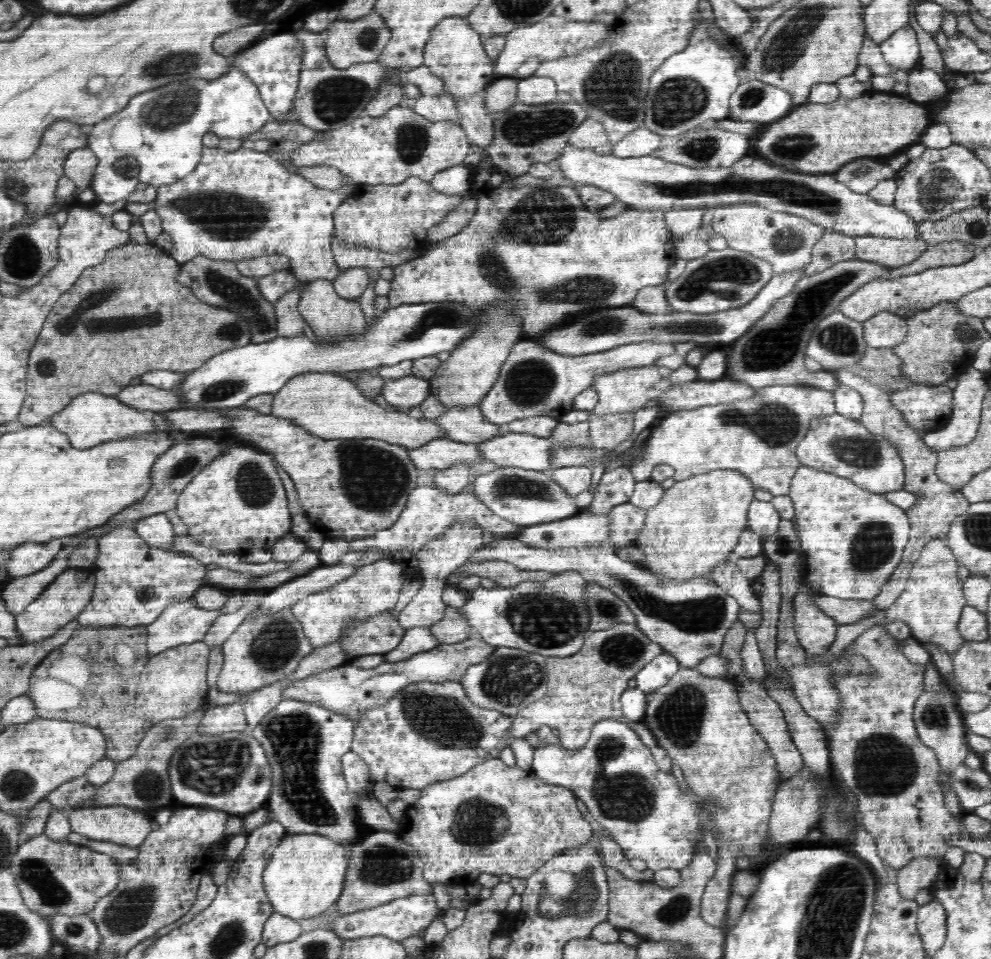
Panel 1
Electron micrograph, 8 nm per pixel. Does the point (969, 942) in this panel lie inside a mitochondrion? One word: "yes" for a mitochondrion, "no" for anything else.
no

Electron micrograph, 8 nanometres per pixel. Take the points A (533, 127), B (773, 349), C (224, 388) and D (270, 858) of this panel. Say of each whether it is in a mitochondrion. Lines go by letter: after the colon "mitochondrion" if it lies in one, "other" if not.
A: mitochondrion
B: mitochondrion
C: mitochondrion
D: other

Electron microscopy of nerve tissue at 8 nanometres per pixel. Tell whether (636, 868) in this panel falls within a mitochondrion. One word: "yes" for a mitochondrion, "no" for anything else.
no

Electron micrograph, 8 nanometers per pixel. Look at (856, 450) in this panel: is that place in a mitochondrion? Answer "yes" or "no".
yes

